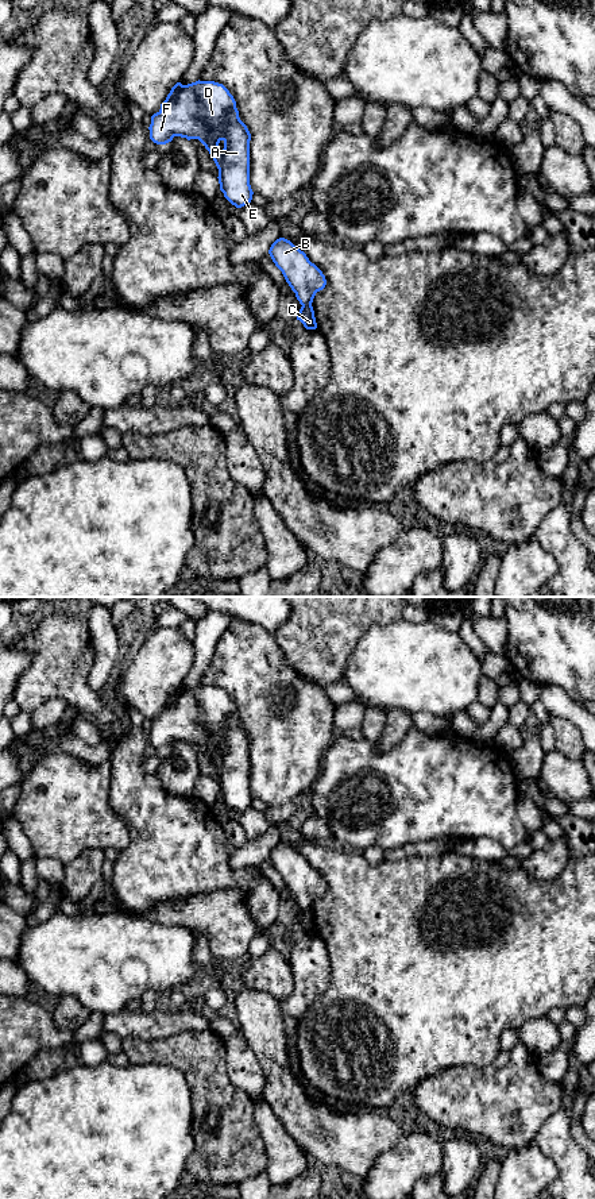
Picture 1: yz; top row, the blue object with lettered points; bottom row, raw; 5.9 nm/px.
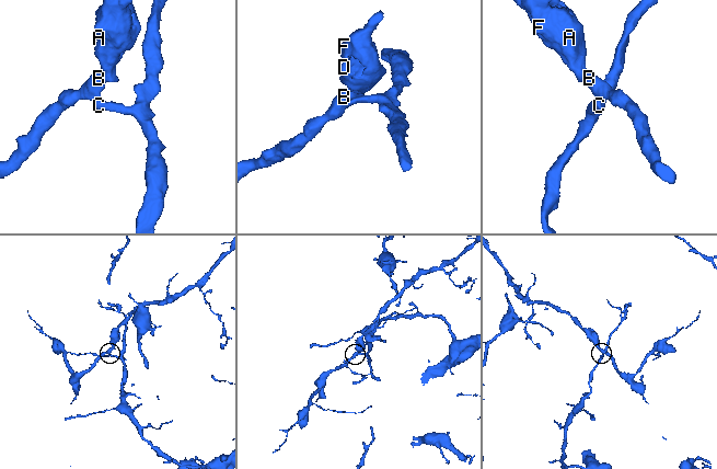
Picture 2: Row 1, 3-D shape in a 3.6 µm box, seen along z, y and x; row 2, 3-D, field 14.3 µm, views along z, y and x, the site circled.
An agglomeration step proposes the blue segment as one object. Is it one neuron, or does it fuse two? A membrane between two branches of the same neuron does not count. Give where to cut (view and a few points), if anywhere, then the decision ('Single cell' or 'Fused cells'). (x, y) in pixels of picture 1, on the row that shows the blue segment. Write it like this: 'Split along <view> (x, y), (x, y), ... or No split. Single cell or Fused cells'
Split along yz (302, 304), (310, 307). Fused cells

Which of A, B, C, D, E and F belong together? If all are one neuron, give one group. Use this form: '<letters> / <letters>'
A B D E F / C

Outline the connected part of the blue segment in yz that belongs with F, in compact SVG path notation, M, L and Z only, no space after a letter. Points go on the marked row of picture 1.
M196 81L188 85L177 82L161 109L151 116L150 139L157 144L166 144L174 136L198 139L209 151L219 169L219 184L224 197L236 208L251 203L250 185L250 140L251 134L240 120L236 101L229 90L215 81Z

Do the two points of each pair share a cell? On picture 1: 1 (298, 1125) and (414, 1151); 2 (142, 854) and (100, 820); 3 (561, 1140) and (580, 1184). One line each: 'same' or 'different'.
1: different
2: different
3: same

